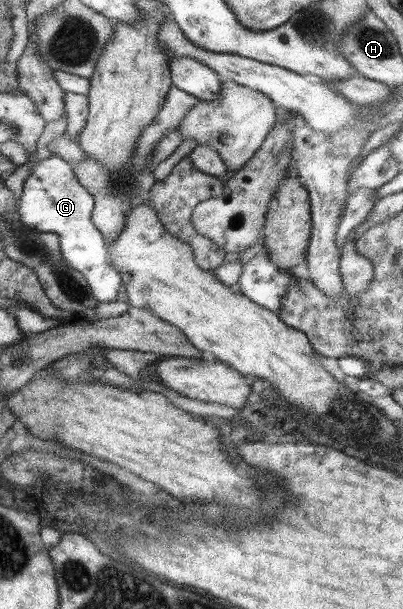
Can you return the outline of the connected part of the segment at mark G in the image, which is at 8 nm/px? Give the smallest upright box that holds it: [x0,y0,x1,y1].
[18,155,120,323]

